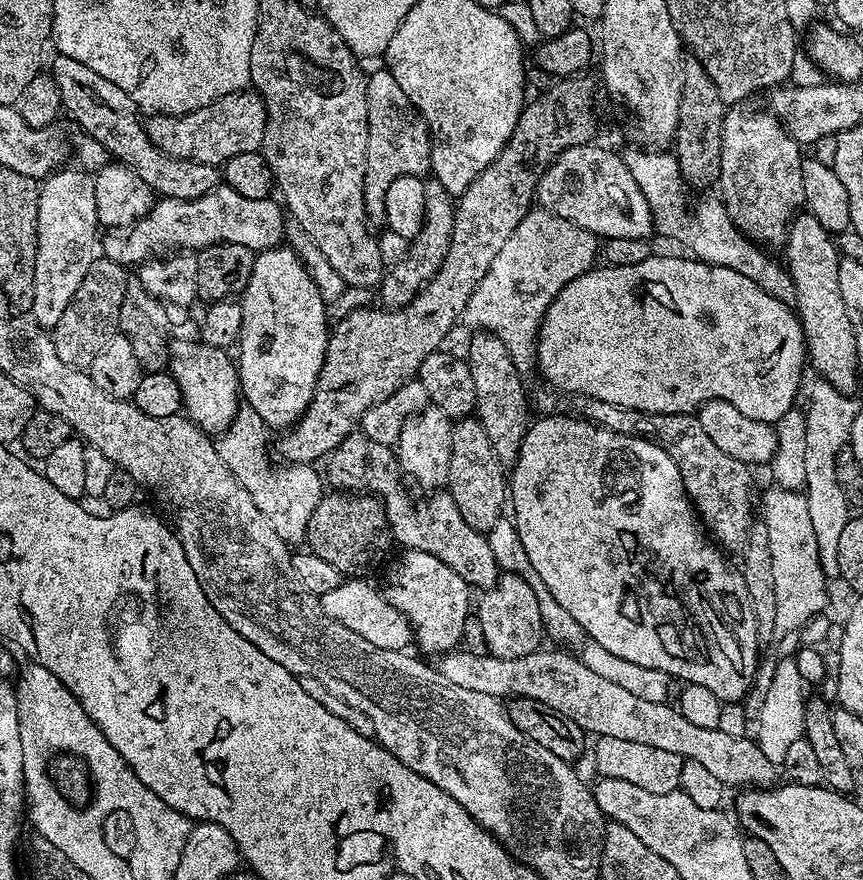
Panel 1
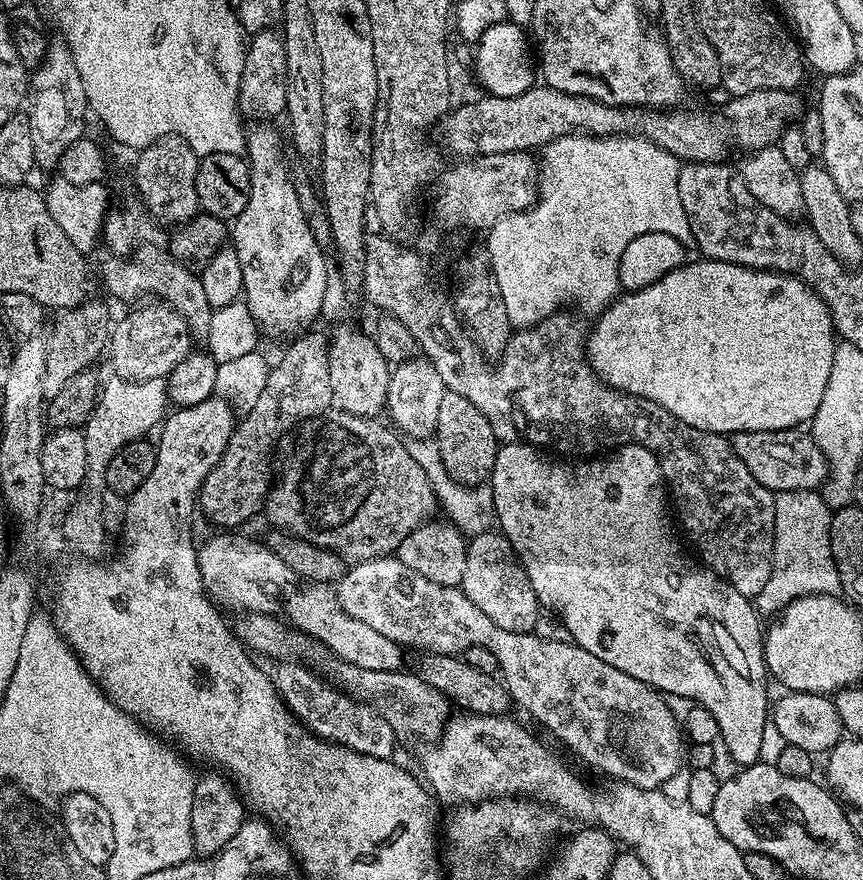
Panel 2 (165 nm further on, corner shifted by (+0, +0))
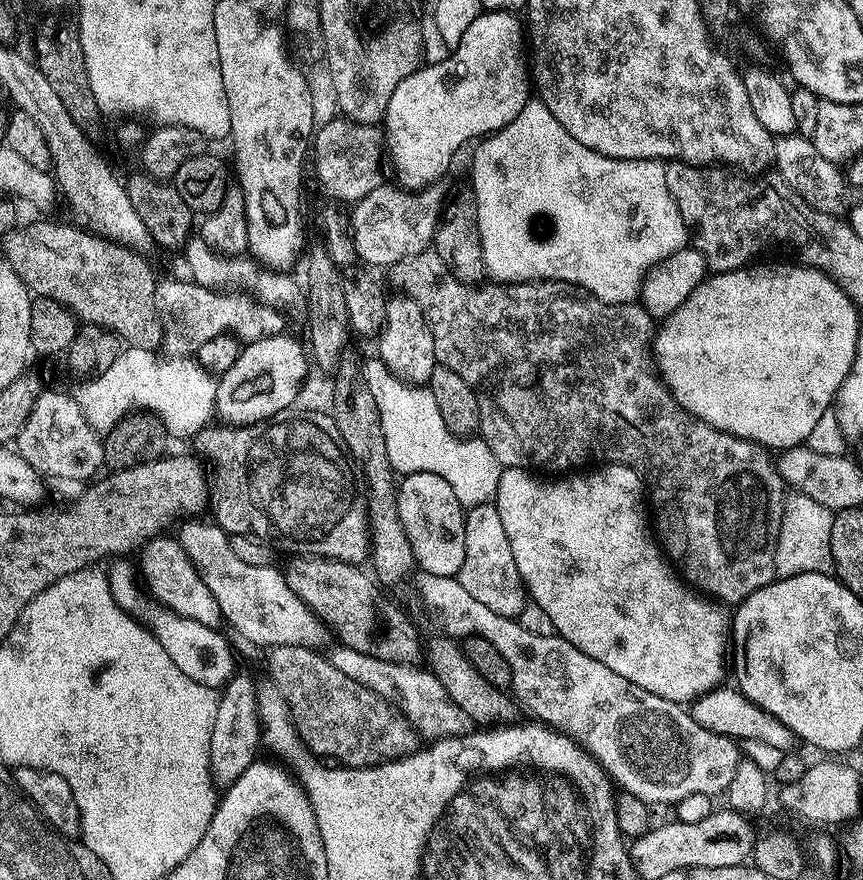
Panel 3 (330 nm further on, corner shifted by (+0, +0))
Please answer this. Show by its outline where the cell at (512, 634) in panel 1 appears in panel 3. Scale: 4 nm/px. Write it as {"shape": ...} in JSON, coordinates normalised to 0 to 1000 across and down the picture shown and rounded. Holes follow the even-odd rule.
{"shape":[[[574,572],[546,574],[538,583],[540,598],[540,634],[535,634],[532,661],[554,684],[561,685],[572,698],[601,701],[610,685],[606,657],[600,652],[600,639],[596,639],[596,625],[591,625],[591,611],[577,589]]]}

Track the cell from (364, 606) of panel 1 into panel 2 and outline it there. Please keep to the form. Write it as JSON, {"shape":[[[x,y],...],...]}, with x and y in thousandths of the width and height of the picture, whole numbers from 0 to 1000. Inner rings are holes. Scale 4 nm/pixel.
{"shape":[[[458,631],[435,632],[431,636],[409,640],[388,660],[387,667],[389,683],[406,702],[424,707],[424,711],[438,716],[438,720],[452,725],[458,732],[474,732],[491,741],[511,741],[518,745],[535,743],[546,732],[563,734],[563,739],[572,743],[590,792],[596,793],[597,799],[599,795],[628,826],[636,827],[665,858],[673,859],[684,872],[710,882],[710,888],[765,898],[783,876],[794,872],[795,836],[786,814],[783,816],[778,802],[769,797],[773,794],[749,775],[730,770],[730,766],[721,766],[721,761],[711,761],[711,757],[698,752],[698,748],[688,748],[684,739],[674,739],[664,731],[630,728],[619,718],[582,716],[582,711],[568,707],[568,702],[563,702],[563,698],[540,680],[534,668],[512,666],[491,655],[475,653],[473,644]]]}

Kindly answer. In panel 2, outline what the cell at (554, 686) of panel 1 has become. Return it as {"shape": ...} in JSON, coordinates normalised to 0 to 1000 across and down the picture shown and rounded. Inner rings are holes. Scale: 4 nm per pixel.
{"shape":[[[353,663],[334,682],[334,700],[331,705],[345,718],[353,718],[367,732],[380,738],[390,751],[419,761],[438,761],[439,764],[462,764],[468,750],[465,733],[452,725],[438,720],[438,716],[424,711],[424,707],[415,707],[415,702],[406,702],[401,693],[394,691],[389,683],[388,667],[378,664]]]}

